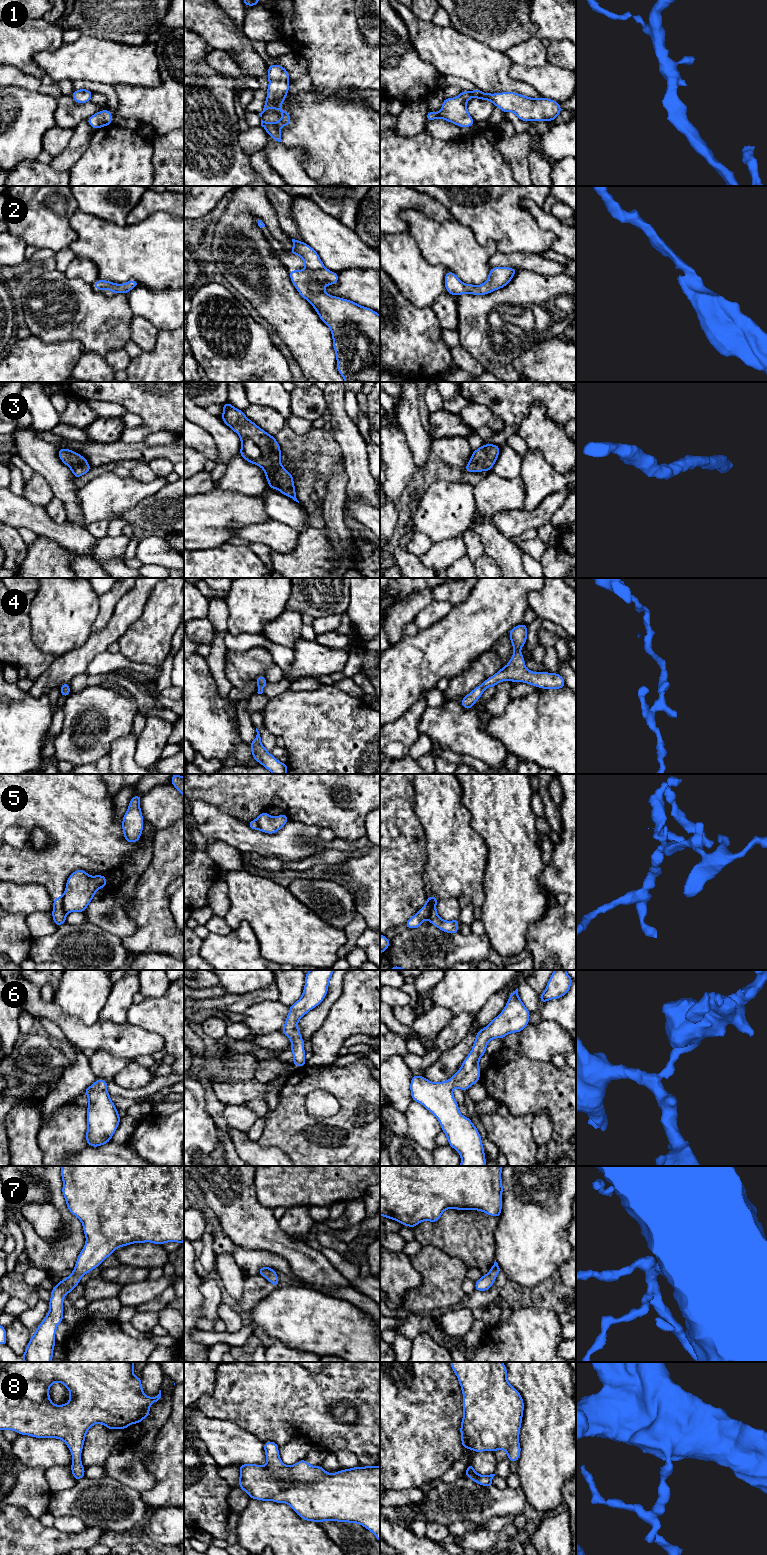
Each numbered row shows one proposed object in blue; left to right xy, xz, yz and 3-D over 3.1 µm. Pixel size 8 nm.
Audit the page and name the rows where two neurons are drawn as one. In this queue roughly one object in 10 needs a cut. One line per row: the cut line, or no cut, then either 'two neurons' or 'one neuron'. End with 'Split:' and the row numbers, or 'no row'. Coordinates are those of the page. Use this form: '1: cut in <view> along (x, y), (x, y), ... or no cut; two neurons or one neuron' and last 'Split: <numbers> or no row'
1: no cut; one neuron
2: no cut; one neuron
3: no cut; one neuron
4: no cut; one neuron
5: cut in xy along (63, 894), (62, 910), (65, 914); two neurons
6: no cut; one neuron
7: no cut; one neuron
8: no cut; one neuron
Split: 5

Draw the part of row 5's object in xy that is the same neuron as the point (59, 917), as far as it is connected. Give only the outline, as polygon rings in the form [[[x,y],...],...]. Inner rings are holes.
[[[59,896],[55,899],[53,899],[53,910],[52,910],[52,918],[54,923],[60,927],[66,922],[66,914],[63,911],[62,908],[62,899],[63,896]]]

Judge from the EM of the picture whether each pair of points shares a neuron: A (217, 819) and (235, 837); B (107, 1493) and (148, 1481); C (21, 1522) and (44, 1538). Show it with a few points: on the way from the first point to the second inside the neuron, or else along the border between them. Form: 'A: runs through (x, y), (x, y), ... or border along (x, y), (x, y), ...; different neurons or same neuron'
A: runs through (221, 823), (231, 833); same neuron
B: border along (108, 1475), (140, 1493); different neurons
C: runs through (27, 1528), (38, 1538); same neuron

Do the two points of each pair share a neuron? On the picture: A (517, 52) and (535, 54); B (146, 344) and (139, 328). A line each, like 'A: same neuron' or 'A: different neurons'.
A: same neuron
B: same neuron

